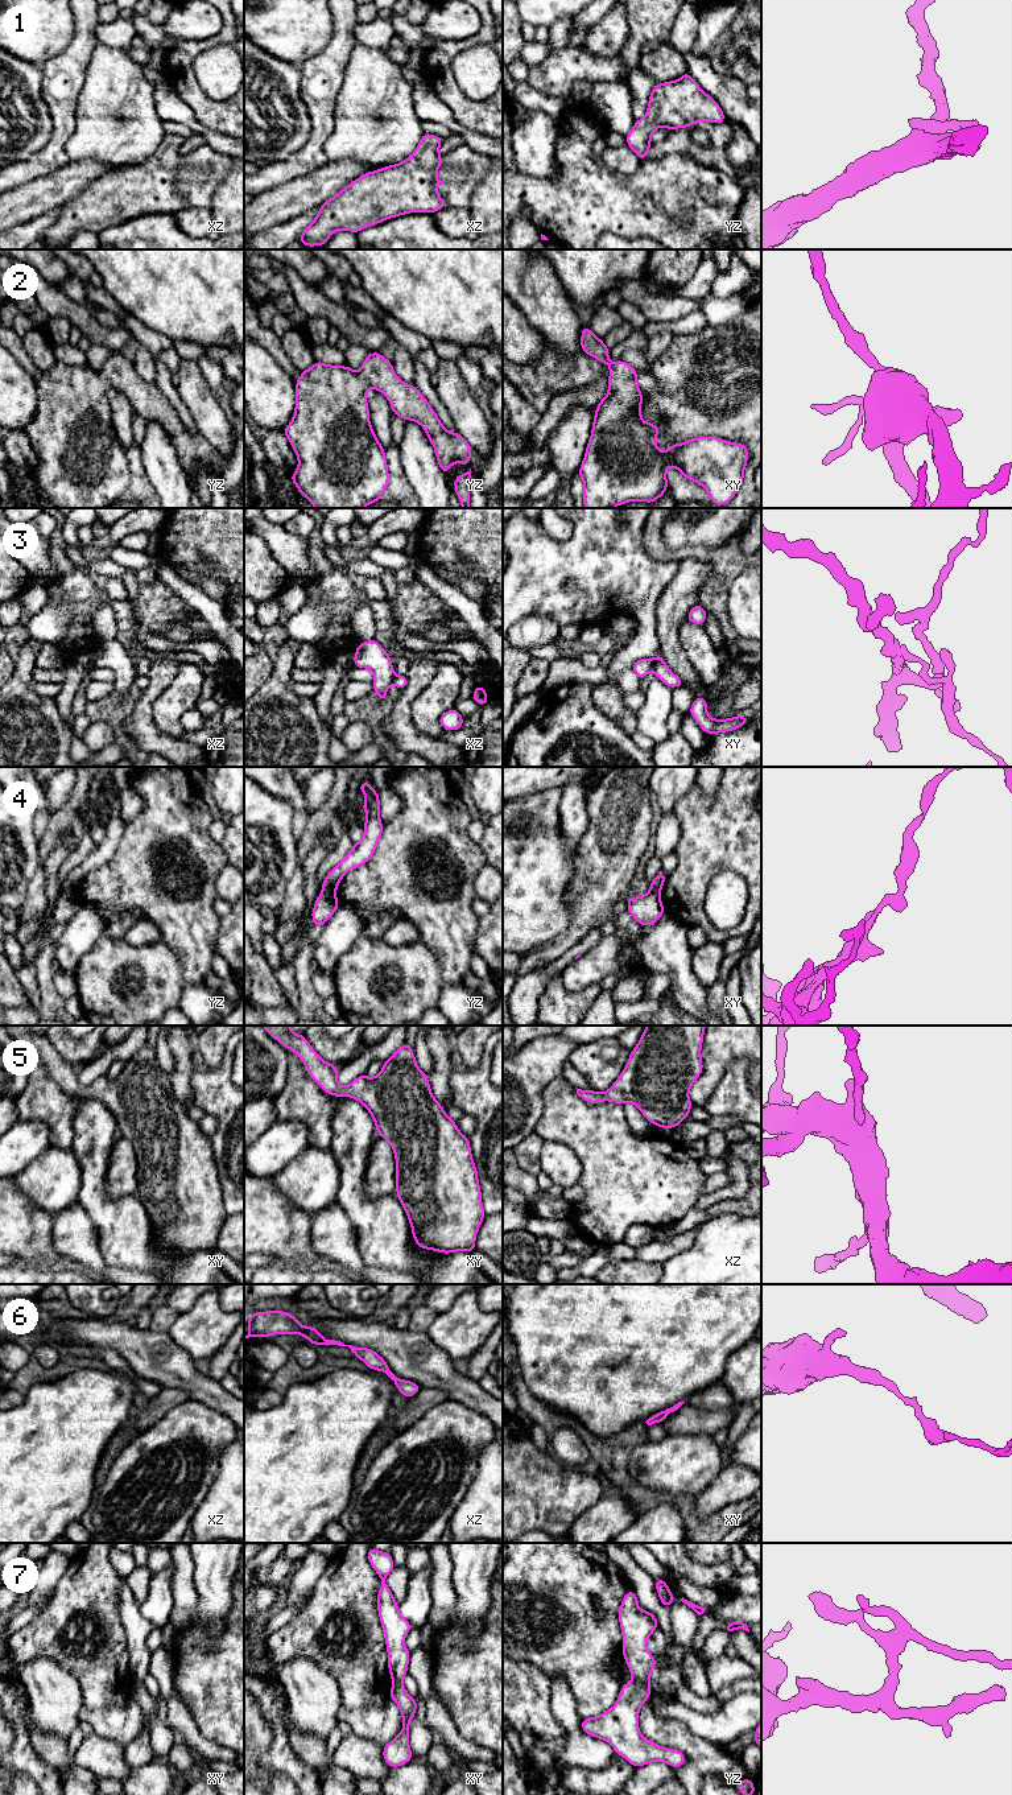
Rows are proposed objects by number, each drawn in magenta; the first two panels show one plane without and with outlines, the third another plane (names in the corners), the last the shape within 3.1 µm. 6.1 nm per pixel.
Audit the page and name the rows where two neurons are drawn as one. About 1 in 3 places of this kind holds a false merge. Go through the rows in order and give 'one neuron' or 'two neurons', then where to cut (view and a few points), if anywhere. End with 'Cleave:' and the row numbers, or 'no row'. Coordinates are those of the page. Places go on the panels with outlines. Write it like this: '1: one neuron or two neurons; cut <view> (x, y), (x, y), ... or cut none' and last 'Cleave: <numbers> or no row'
1: one neuron; cut none
2: one neuron; cut none
3: two neurons; cut xy (651, 659), (652, 669)
4: two neurons; cut yz (322, 891), (333, 892)
5: one neuron; cut none
6: one neuron; cut none
7: two neurons; cut yz (635, 1679), (648, 1684)
Cleave: 3, 4, 7

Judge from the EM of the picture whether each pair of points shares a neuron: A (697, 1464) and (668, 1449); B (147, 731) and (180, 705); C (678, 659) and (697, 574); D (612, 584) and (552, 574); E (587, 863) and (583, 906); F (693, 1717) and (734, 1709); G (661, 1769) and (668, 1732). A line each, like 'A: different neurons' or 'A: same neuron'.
A: same neuron
B: different neurons
C: same neuron
D: same neuron
E: same neuron
F: same neuron
G: different neurons

